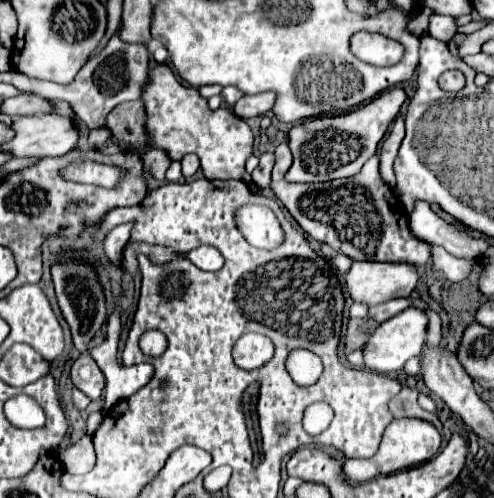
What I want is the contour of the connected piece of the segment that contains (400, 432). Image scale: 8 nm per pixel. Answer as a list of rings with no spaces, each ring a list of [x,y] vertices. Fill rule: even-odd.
[[[399,418],[385,428],[377,454],[373,454],[369,459],[347,459],[343,465],[344,475],[350,482],[363,482],[379,474],[393,474],[431,460],[437,454],[439,446],[441,446],[441,434],[433,424],[417,418]]]

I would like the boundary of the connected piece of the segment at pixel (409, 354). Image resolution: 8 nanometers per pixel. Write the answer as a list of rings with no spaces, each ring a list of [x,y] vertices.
[[[407,308],[393,318],[385,320],[377,326],[377,330],[369,336],[369,340],[363,346],[363,362],[367,370],[379,372],[379,374],[393,374],[403,368],[403,364],[421,354],[421,348],[425,344],[425,330],[427,330],[427,316],[419,308]]]

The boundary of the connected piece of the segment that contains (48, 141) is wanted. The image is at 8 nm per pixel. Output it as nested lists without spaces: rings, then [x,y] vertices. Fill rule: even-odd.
[[[39,114],[39,116],[19,116],[13,120],[11,130],[15,130],[15,136],[11,142],[5,142],[1,150],[7,150],[13,158],[45,158],[45,156],[63,156],[73,146],[77,146],[79,130],[75,128],[75,118],[59,118],[51,114]]]

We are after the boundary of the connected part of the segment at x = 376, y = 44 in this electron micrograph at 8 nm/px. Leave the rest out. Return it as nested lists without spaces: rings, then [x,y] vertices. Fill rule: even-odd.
[[[359,32],[351,40],[351,50],[363,62],[383,66],[383,36]]]

